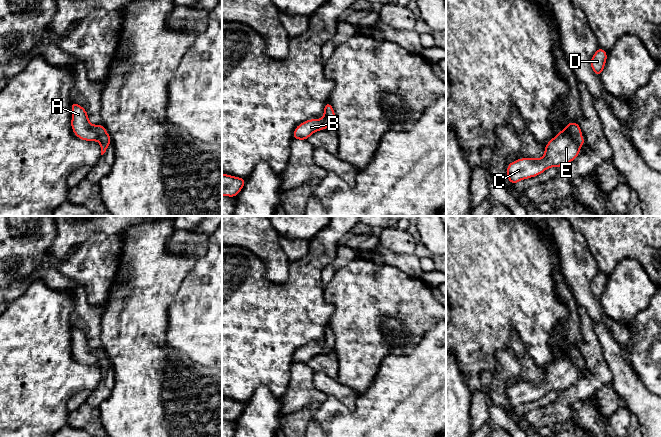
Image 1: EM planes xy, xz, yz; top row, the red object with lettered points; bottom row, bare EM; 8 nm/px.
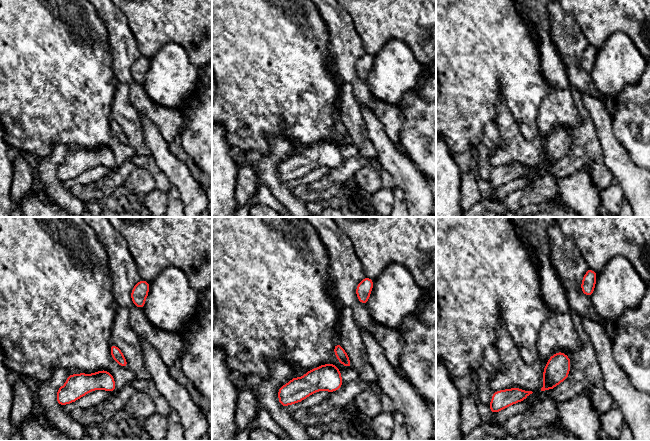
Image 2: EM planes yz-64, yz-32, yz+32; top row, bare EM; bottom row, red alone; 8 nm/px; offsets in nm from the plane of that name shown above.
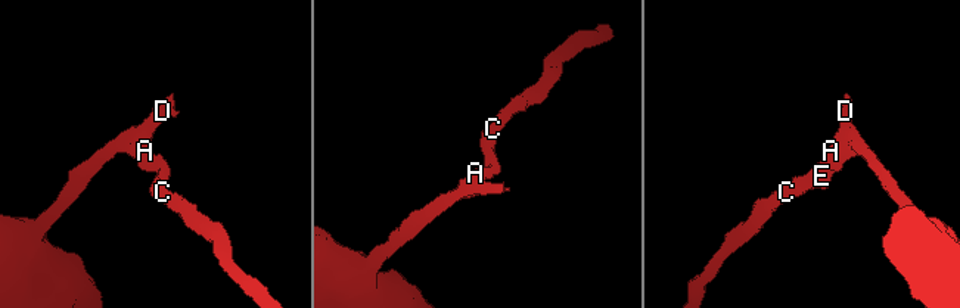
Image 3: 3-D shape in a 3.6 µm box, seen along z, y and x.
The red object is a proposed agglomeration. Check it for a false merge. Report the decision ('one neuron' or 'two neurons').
one neuron

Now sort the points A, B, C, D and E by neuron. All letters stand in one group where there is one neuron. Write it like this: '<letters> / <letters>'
A B C D E

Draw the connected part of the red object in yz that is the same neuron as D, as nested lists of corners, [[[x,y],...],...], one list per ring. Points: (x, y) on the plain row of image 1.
[[[598,271],[597,275],[591,282],[590,290],[593,293],[594,297],[599,301],[601,300],[601,297],[605,291],[606,284],[607,276],[604,273]]]

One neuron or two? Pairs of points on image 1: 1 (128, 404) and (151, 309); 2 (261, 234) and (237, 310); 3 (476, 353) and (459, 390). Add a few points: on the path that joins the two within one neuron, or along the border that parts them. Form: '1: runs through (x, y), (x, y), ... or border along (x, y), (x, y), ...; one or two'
1: runs through (131, 380), (131, 338), (133, 333); one
2: border along (233, 245), (252, 251), (263, 263), (265, 275); two
3: border along (456, 360), (459, 369), (464, 375); two

